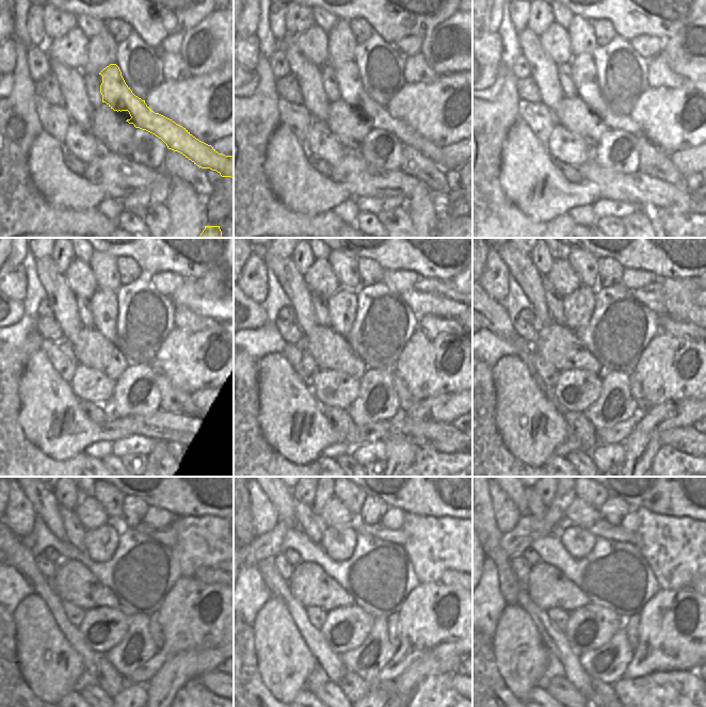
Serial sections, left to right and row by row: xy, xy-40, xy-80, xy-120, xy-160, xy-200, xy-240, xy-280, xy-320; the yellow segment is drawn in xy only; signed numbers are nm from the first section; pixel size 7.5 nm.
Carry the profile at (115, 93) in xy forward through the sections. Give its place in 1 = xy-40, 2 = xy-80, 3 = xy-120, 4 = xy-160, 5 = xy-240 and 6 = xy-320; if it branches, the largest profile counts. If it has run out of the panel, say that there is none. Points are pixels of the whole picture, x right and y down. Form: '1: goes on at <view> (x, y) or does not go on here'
1: goes on at xy-40 (351, 89)
2: goes on at xy-80 (588, 90)
3: goes on at xy-120 (103, 301)
4: goes on at xy-160 (343, 302)
5: goes on at xy-240 (99, 544)
6: goes on at xy-320 (578, 541)

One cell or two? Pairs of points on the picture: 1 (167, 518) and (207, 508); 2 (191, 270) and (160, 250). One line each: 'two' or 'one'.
1: two
2: one

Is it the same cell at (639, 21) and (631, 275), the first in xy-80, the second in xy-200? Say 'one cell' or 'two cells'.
two cells

